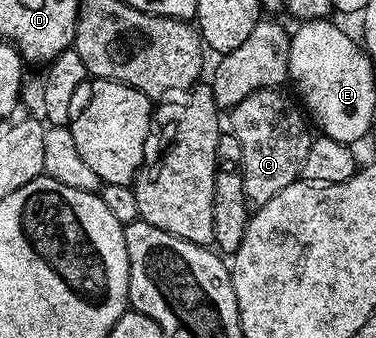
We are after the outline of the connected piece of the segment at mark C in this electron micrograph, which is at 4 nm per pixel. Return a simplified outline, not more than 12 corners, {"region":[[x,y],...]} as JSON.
{"region":[[282,89],[228,111],[255,208],[299,182],[311,124]]}

